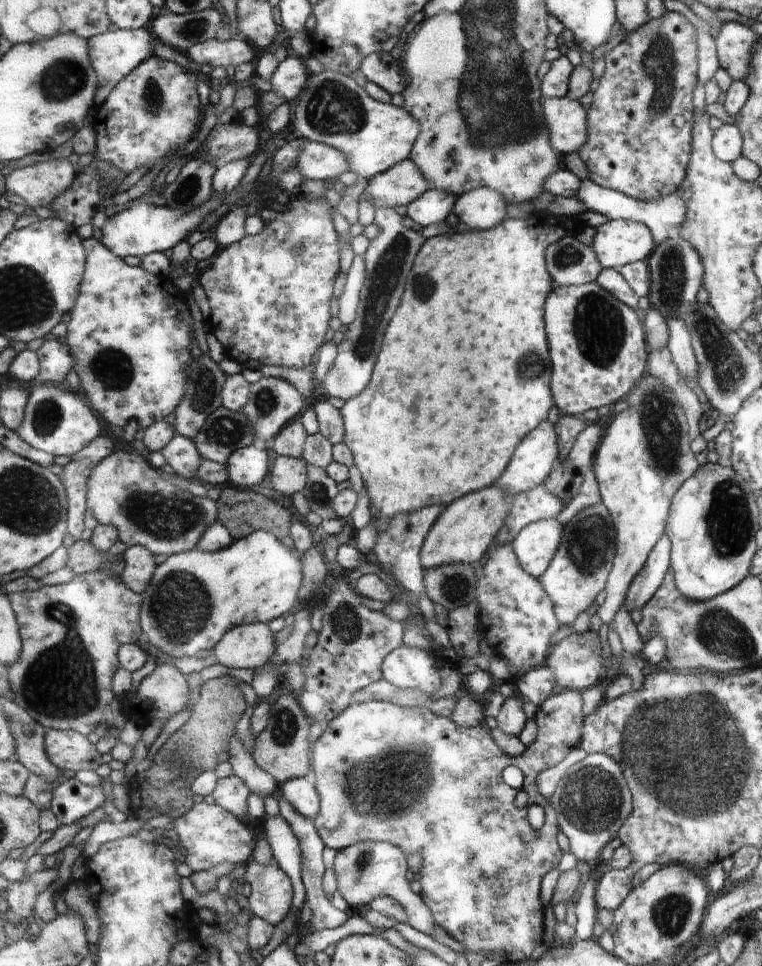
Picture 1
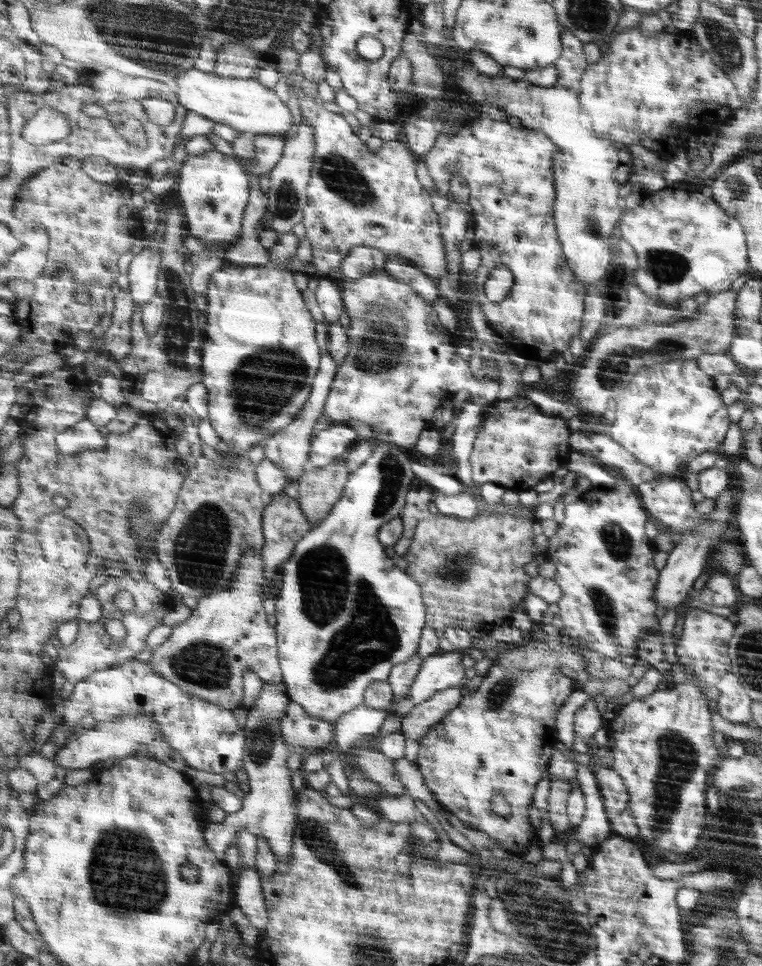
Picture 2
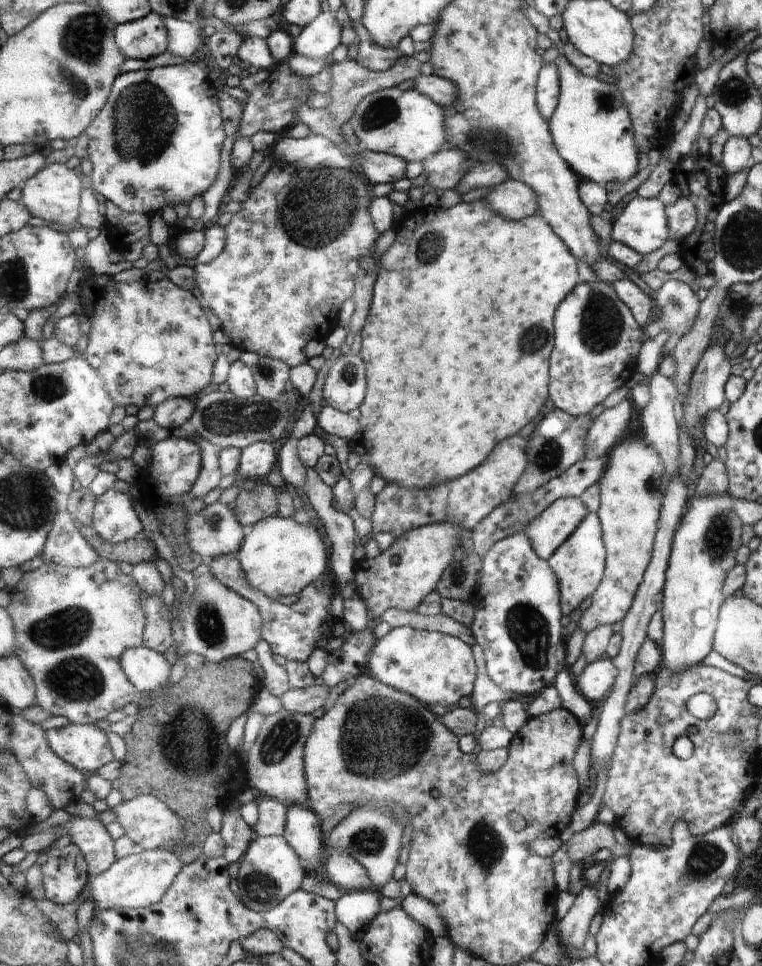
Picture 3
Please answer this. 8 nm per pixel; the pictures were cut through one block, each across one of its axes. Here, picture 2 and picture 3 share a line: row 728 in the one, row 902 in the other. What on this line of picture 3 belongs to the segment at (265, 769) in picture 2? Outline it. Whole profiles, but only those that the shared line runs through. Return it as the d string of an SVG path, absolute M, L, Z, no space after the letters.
M255 835L246 849L246 856L241 861L239 881L240 898L253 911L269 911L280 905L290 893L300 889L300 884L307 874L304 865L283 835L263 837Z

